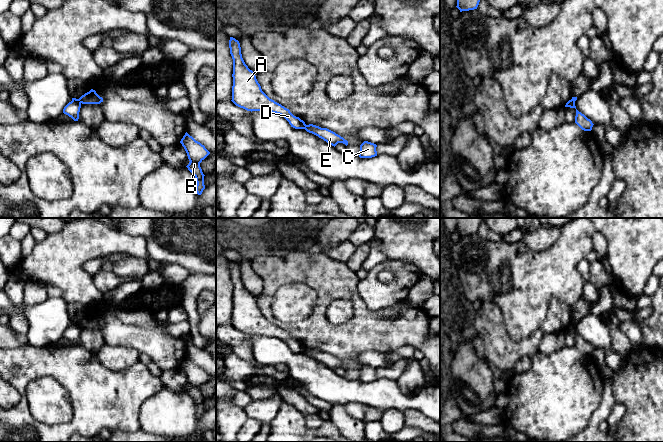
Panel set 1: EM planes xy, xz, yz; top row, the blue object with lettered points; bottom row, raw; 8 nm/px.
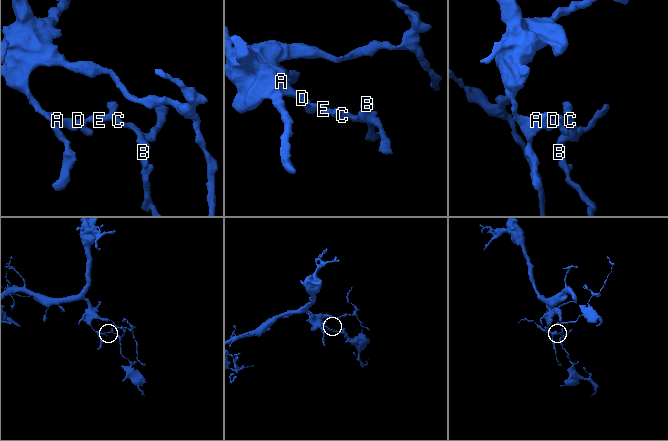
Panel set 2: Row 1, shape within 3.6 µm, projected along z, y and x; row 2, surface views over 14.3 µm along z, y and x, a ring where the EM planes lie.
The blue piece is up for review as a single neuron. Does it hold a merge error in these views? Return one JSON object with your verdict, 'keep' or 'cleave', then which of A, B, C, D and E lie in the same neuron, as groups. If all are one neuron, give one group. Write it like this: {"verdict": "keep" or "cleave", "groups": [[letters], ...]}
{"verdict": "cleave", "groups": [["A", "D"], ["B", "C", "E"]]}

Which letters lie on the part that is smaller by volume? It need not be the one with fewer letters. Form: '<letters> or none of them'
B, C, E

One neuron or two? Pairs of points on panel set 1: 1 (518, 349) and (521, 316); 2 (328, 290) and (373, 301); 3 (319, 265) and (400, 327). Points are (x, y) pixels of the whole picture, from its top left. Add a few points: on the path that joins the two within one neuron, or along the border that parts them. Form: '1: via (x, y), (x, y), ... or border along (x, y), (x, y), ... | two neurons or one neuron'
1: border along (504, 322), (515, 340), (539, 327) | two neurons
2: border along (358, 280), (357, 292), (365, 305), (381, 310) | two neurons
3: via (340, 285), (379, 327) | one neuron

